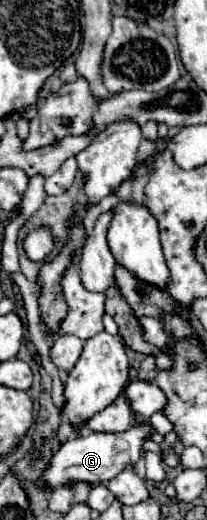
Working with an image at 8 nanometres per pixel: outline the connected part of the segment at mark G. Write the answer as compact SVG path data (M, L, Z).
M148 424L142 426L130 426L126 432L118 434L104 434L104 432L90 432L84 436L78 436L76 440L64 442L50 458L48 468L44 470L42 478L38 480L38 488L46 492L56 492L62 486L72 484L100 484L112 480L118 472L122 472L126 466L132 466L140 458L142 440L150 438L152 428Z

